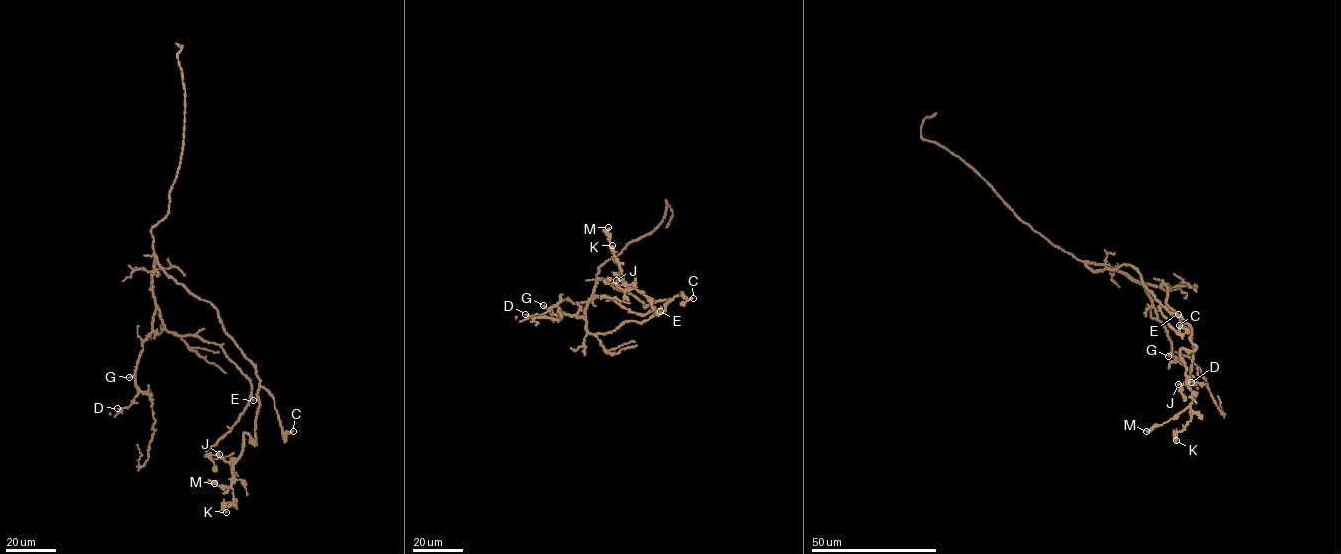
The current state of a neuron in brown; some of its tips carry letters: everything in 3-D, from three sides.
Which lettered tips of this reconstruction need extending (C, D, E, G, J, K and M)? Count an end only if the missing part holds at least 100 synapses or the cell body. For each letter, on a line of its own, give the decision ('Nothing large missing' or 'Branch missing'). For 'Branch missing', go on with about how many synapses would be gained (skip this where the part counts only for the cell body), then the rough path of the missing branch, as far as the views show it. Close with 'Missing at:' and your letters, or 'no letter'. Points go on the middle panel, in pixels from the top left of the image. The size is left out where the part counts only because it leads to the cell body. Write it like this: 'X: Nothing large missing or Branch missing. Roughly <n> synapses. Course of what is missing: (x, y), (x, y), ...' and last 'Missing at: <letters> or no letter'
C: Branch missing. Roughly 100 synapses. Course of what is missing: (693, 298), (735, 288), (730, 277), (720, 272), (715, 279)
D: Nothing large missing
E: Nothing large missing
G: Nothing large missing
J: Nothing large missing
K: Nothing large missing
M: Nothing large missing
Missing at: C

